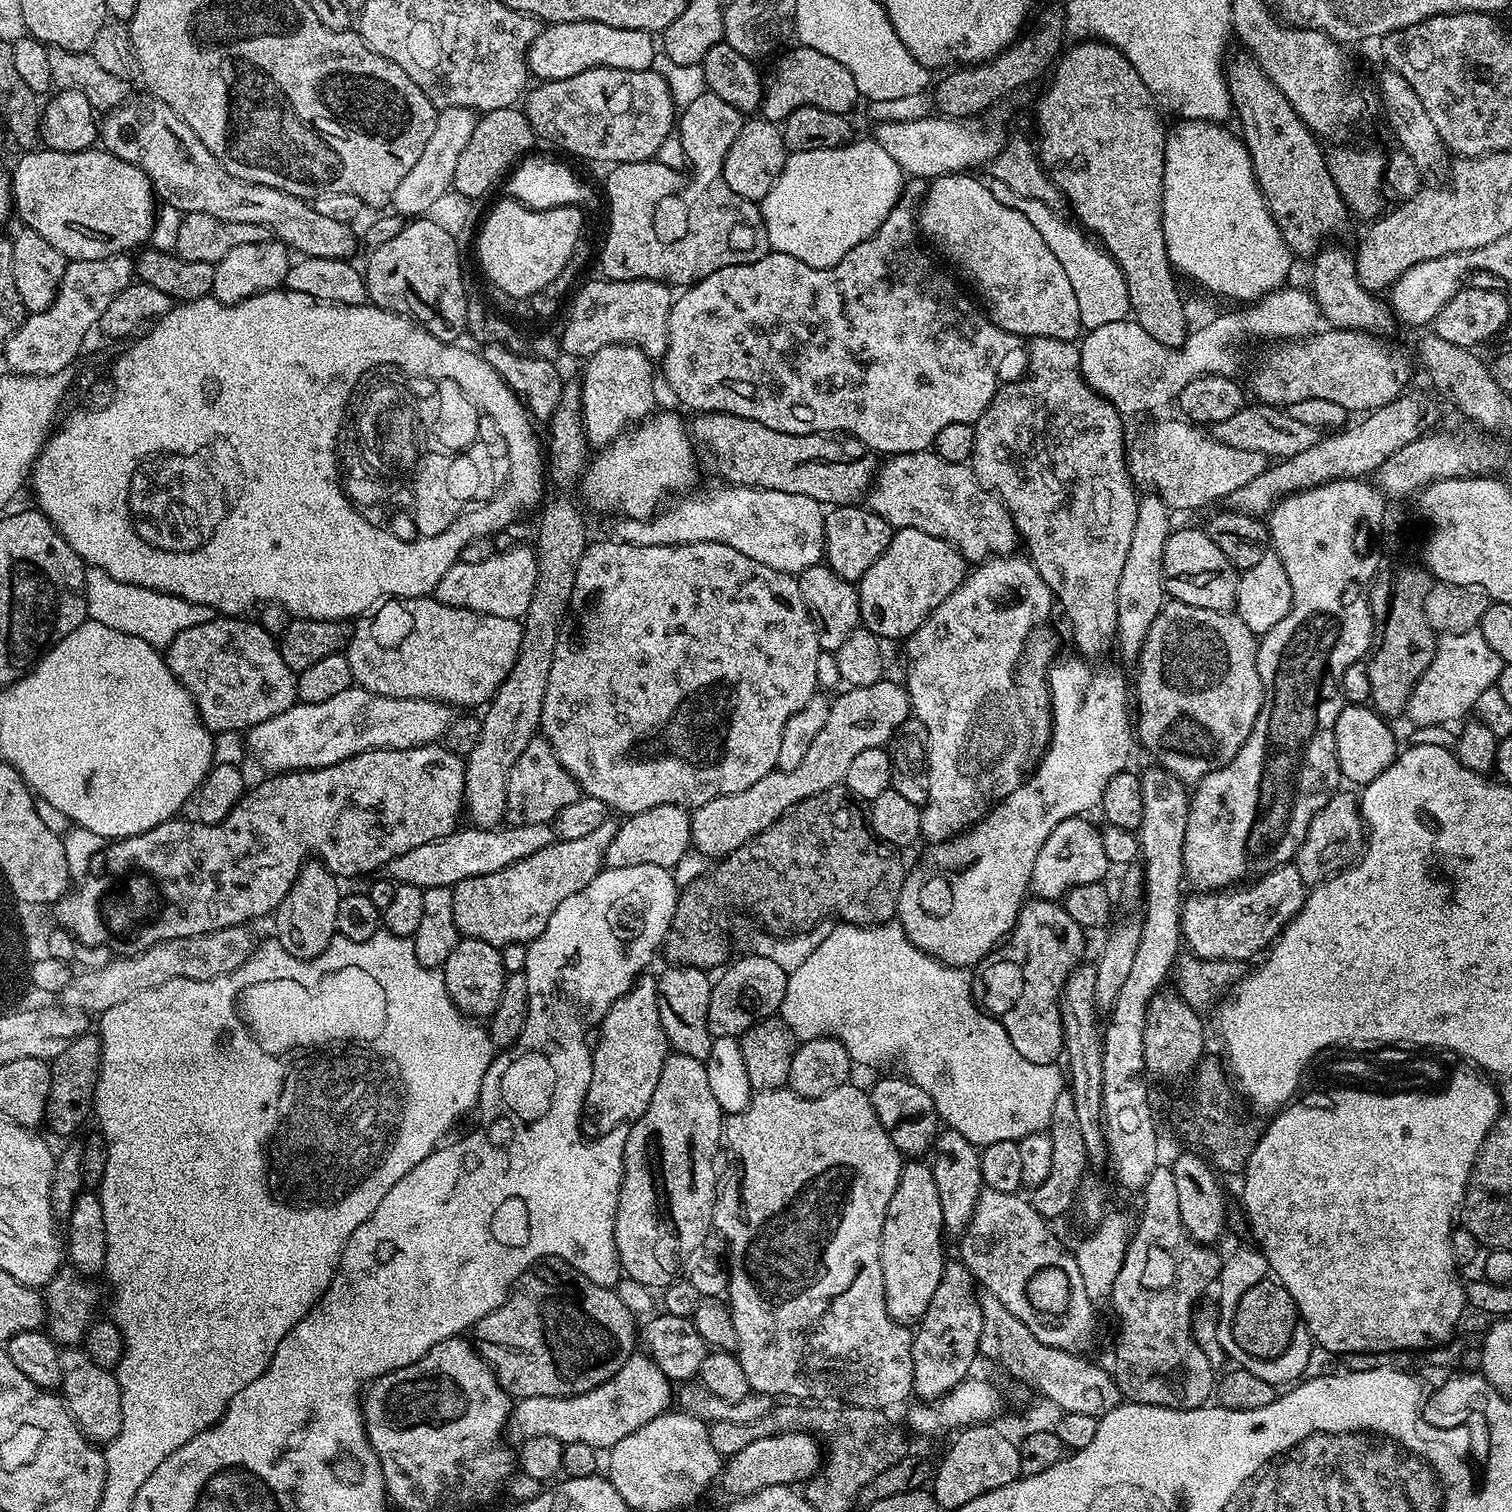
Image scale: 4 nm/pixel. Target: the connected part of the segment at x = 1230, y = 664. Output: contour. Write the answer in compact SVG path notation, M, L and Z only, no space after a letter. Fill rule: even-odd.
M1169 599L1161 608L1158 618L1154 618L1154 622L1150 626L1150 634L1146 634L1146 642L1140 651L1138 661L1138 669L1140 668L1140 677L1137 678L1136 684L1134 680L1134 700L1140 703L1140 713L1134 716L1134 732L1144 743L1144 748L1153 756L1155 763L1164 771L1174 774L1177 779L1183 782L1198 782L1206 774L1210 774L1214 770L1218 770L1222 766L1226 766L1234 758L1234 754L1238 754L1238 750L1242 746L1242 742L1246 742L1246 738L1250 734L1250 730L1254 726L1254 722L1260 713L1260 707L1264 701L1264 687L1260 681L1258 674L1258 666L1256 665L1256 650L1258 647L1258 637L1252 633L1250 626L1246 626L1246 622L1242 622L1242 618L1232 612L1215 612L1214 610L1202 610L1198 606L1186 606L1182 602Z

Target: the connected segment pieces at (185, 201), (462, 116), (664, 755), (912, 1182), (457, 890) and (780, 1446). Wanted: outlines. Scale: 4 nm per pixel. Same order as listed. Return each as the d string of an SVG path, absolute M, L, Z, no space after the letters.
M155 98L147 99L129 99L107 113L99 121L98 140L105 152L114 154L141 168L151 178L155 195L161 201L164 199L163 203L167 207L173 208L181 214L201 212L226 222L262 224L265 229L271 231L273 228L277 232L273 233L293 253L300 252L296 254L301 257L313 256L314 258L334 258L335 260L352 258L356 252L356 240L358 244L357 233L356 236L352 233L353 225L334 222L334 218L326 218L323 214L318 214L318 210L314 210L307 199L294 194L286 194L277 188L251 184L245 180L235 180L218 162L218 158L214 158L214 154L210 154L210 150L206 150L206 146L202 146L202 138L198 138L198 134L194 134L194 130L190 130L190 126L186 126L186 122L182 122L182 118L178 118L178 114L174 114L174 110L170 110L170 106L166 106L161 100Z
M441 108L437 111L434 122L434 134L422 146L422 154L418 162L402 182L398 182L398 190L394 190L390 204L394 212L403 218L420 218L428 213L430 206L452 188L454 170L458 167L458 157L466 142L470 142L470 134L474 134L477 113L471 108Z
M620 539L589 543L578 562L573 601L581 604L592 615L580 628L577 644L561 642L554 650L550 678L546 682L546 698L542 702L540 732L550 742L558 762L580 784L583 795L593 796L613 813L631 814L650 810L654 806L678 806L695 810L714 798L750 790L758 778L777 771L778 750L782 750L782 732L786 722L810 698L817 695L816 683L820 680L822 649L814 622L802 598L800 581L793 573L770 570L754 558L746 558L734 546L722 542L694 541L692 544L634 545Z
M912 1158L905 1163L898 1190L890 1198L880 1239L880 1261L882 1278L886 1290L886 1310L894 1322L905 1326L915 1326L926 1314L942 1274L944 1257L944 1219L942 1202L938 1198L938 1186L934 1182L932 1164L920 1158Z
M604 820L602 826L586 834L586 838L557 839L546 846L546 850L522 858L522 862L494 870L494 874L466 878L452 885L454 926L461 937L490 942L498 949L510 943L531 944L542 930L546 930L550 914L554 914L570 894L578 894L578 890L590 886L605 867L606 846L614 842L618 827L614 820Z
M793 1430L779 1432L770 1438L758 1438L758 1442L750 1442L750 1446L738 1450L738 1454L727 1457L718 1477L718 1484L729 1492L729 1497L739 1498L754 1494L758 1490L766 1490L766 1486L800 1486L811 1481L815 1477L812 1475L821 1471L822 1448L821 1445L820 1448L816 1445L814 1437L808 1435L812 1434L804 1430Z

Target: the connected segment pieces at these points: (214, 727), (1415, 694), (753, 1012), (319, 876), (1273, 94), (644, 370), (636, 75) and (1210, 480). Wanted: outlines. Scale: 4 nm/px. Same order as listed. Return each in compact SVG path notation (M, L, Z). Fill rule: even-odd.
M213 618L202 626L190 626L190 630L182 630L182 634L168 644L166 659L168 669L182 682L196 703L200 721L213 734L224 731L243 733L258 722L266 722L266 718L274 718L290 710L297 703L297 673L286 666L277 637L267 633L255 619Z
M1479 630L1441 635L1430 666L1426 666L1410 694L1406 716L1413 720L1413 725L1422 727L1448 726L1453 723L1451 720L1463 721L1475 709L1479 695L1499 681L1504 665L1504 660L1490 650Z
M747 953L736 962L734 960L729 963L720 974L720 977L718 975L715 977L710 994L708 1025L713 1037L738 1038L753 1024L769 1019L779 1011L782 998L786 994L788 973L782 970L782 966L772 958Z
M305 862L296 881L290 886L286 898L282 898L280 907L275 913L276 933L274 939L294 958L313 960L326 950L326 946L337 935L336 919L342 889L339 888L337 877L332 875L324 864Z
M1248 54L1226 64L1228 93L1235 119L1240 119L1239 135L1249 151L1257 186L1268 204L1269 212L1285 239L1286 246L1297 257L1312 258L1324 248L1331 232L1348 228L1348 205L1334 186L1321 141L1298 118L1290 102L1278 90L1259 65Z
M611 344L610 346L604 346L602 350L598 350L590 357L587 357L586 363L588 364L584 368L584 377L578 380L580 389L582 390L582 418L584 419L584 429L588 435L589 445L603 446L609 444L611 440L616 440L621 436L623 432L627 432L629 428L637 425L642 420L647 420L649 416L653 415L656 404L656 380L658 384L658 376L652 373L652 364L654 364L653 357L647 356L647 354L636 347L635 344Z
M591 68L582 70L582 74L574 74L574 78L545 80L535 86L537 88L533 87L522 100L522 111L530 126L541 141L545 140L580 160L597 160L600 164L615 166L653 159L662 142L673 135L678 120L678 106L672 101L670 86L656 70Z
M1183 419L1160 420L1145 436L1140 436L1136 441L1131 441L1126 452L1128 471L1132 473L1133 481L1137 485L1152 484L1151 491L1162 498L1169 509L1176 508L1204 508L1211 500L1223 501L1234 490L1246 486L1246 482L1258 478L1268 467L1269 457L1254 450L1234 450L1234 446L1226 446L1222 442L1212 439L1211 435L1204 436L1197 425Z

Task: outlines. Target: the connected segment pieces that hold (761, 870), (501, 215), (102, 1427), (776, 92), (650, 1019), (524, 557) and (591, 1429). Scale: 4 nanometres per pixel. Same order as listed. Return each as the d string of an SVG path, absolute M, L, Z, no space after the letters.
M837 786L806 798L789 812L783 812L769 828L750 838L750 842L723 857L713 872L705 871L703 876L679 889L672 925L662 945L663 955L668 955L673 965L686 968L713 970L727 965L728 936L720 925L720 912L727 908L745 908L760 919L763 931L781 938L811 932L817 922L829 918L861 926L889 923L896 915L898 894L902 894L906 875L906 864L900 861L900 856L897 849L875 836L867 811L847 788Z
M504 198L478 228L479 267L496 288L508 296L529 298L554 283L566 266L574 242L581 238L584 216L579 207L563 205L554 209L532 209L511 198Z
M80 1346L60 1348L58 1366L62 1366L62 1382L59 1391L70 1414L80 1425L80 1431L97 1446L107 1446L122 1430L122 1394L115 1371L98 1366L91 1355Z
M796 46L793 52L788 52L776 65L772 68L772 73L767 73L764 80L764 103L763 111L768 111L771 119L776 122L782 122L790 114L794 114L794 110L798 110L802 106L818 106L818 110L830 110L834 114L851 113L851 108L856 103L861 103L862 97L858 86L854 86L854 78L850 74L850 70L846 70L846 66L842 66L842 62L834 62L834 58L826 58L826 54L818 54L818 50L810 50L803 46Z
M641 974L618 1002L604 1015L598 1025L600 1037L595 1037L592 1048L592 1073L590 1074L590 1090L586 1090L584 1112L580 1116L580 1131L585 1137L595 1138L610 1134L610 1130L631 1125L650 1106L650 1098L654 1098L654 1086L658 1086L658 1078L662 1074L662 1066L668 1061L670 1045L662 1030L662 1018L658 1018L658 990L656 976Z
M511 546L495 554L497 556L485 555L472 562L459 561L450 566L442 582L438 582L434 593L436 600L446 606L494 614L498 618L523 618L526 606L530 606L530 598L534 598L534 588L540 577L535 551L531 547Z
M633 1354L622 1366L622 1370L618 1370L618 1374L614 1374L606 1382L602 1382L589 1392L583 1392L577 1396L535 1396L525 1400L517 1399L510 1417L511 1423L514 1428L516 1424L517 1430L524 1438L549 1436L550 1438L558 1438L563 1445L586 1442L586 1446L594 1446L597 1450L611 1450L618 1442L622 1442L622 1438L634 1434L634 1430L646 1426L646 1422L650 1422L662 1415L663 1412L669 1411L671 1404L668 1403L671 1400L673 1403L673 1381L668 1379L668 1375L657 1366L651 1355L643 1355Z

